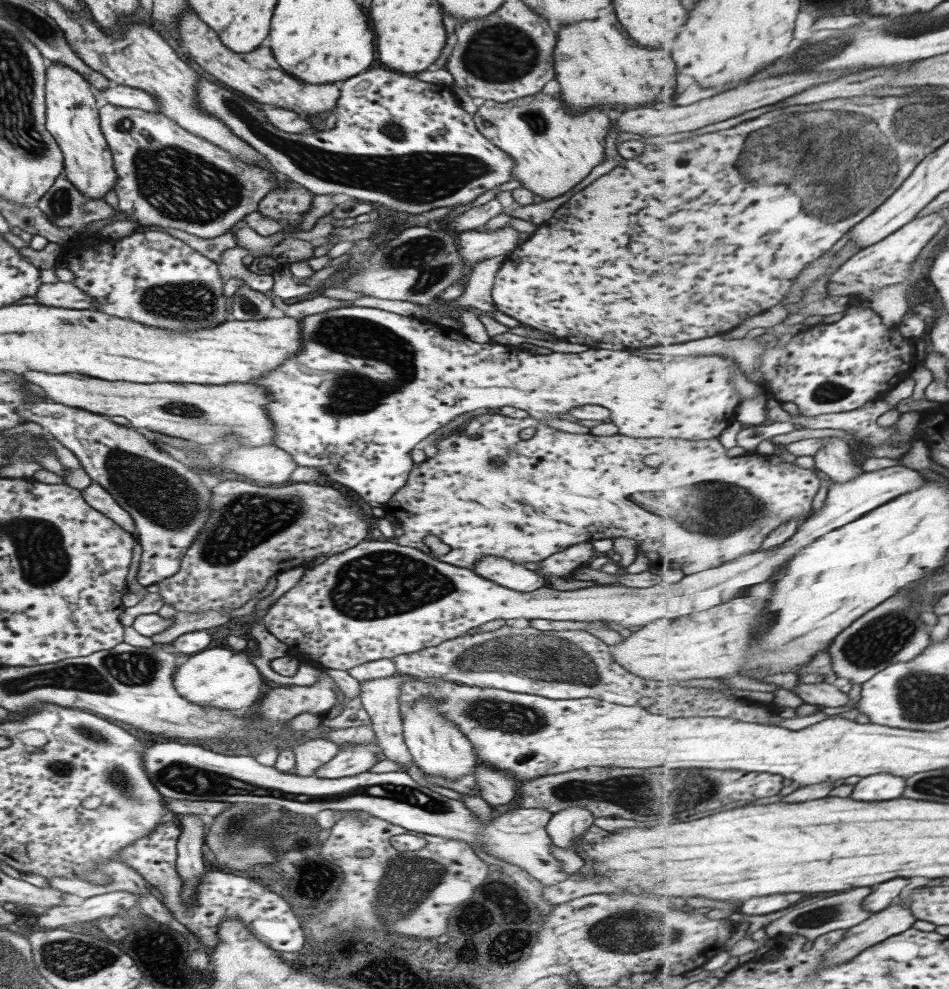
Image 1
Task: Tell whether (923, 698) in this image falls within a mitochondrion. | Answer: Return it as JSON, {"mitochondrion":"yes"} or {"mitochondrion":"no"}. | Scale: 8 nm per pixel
{"mitochondrion":"yes"}

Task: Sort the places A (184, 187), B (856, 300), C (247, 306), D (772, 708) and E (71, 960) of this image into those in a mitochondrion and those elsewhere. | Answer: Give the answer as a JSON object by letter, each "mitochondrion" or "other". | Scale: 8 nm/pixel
{"A":"mitochondrion","B":"other","C":"mitochondrion","D":"other","E":"mitochondrion"}

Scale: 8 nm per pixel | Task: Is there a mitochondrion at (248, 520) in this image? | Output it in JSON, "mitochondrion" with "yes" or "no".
{"mitochondrion":"yes"}

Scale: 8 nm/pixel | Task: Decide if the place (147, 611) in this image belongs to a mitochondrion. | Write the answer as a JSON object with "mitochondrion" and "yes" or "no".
{"mitochondrion":"no"}

